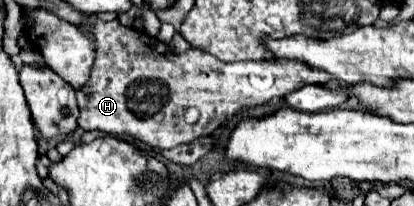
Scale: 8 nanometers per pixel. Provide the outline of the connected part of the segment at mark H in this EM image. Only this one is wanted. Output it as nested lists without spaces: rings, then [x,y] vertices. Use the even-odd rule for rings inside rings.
[[[97,20],[93,26],[93,36],[97,40],[97,58],[91,68],[91,78],[85,88],[77,90],[79,102],[79,128],[81,130],[105,130],[113,136],[127,136],[149,146],[157,148],[173,148],[179,144],[193,142],[199,136],[213,134],[219,126],[225,126],[239,110],[267,104],[275,98],[283,100],[289,92],[295,92],[307,84],[327,84],[335,82],[329,72],[319,68],[309,68],[301,60],[273,58],[267,62],[221,62],[211,54],[199,52],[191,48],[185,54],[173,54],[167,44],[135,30],[125,28],[117,20],[101,22]],[[187,110],[197,112],[197,120],[193,124],[185,122]]]

